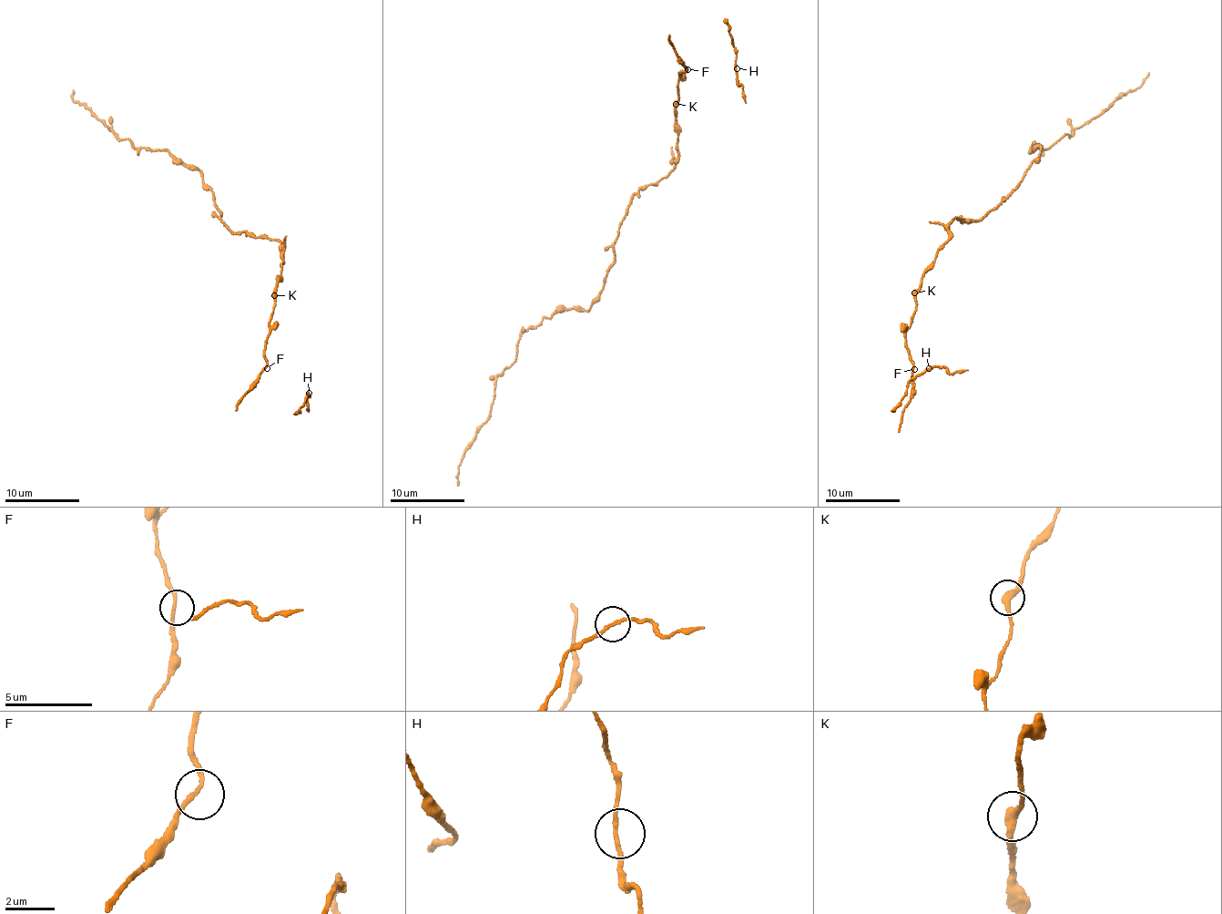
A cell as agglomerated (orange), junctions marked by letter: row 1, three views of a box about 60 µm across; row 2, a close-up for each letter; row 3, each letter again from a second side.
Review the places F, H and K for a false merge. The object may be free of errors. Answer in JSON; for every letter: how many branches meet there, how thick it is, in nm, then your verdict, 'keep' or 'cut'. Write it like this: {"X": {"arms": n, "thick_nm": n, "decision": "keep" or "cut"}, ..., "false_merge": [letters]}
{"F": {"arms": 2, "thick_nm": 170, "decision": "keep"}, "H": {"arms": 2, "thick_nm": 150, "decision": "keep"}, "K": {"arms": 2, "thick_nm": 320, "decision": "keep"}, "false_merge": []}

